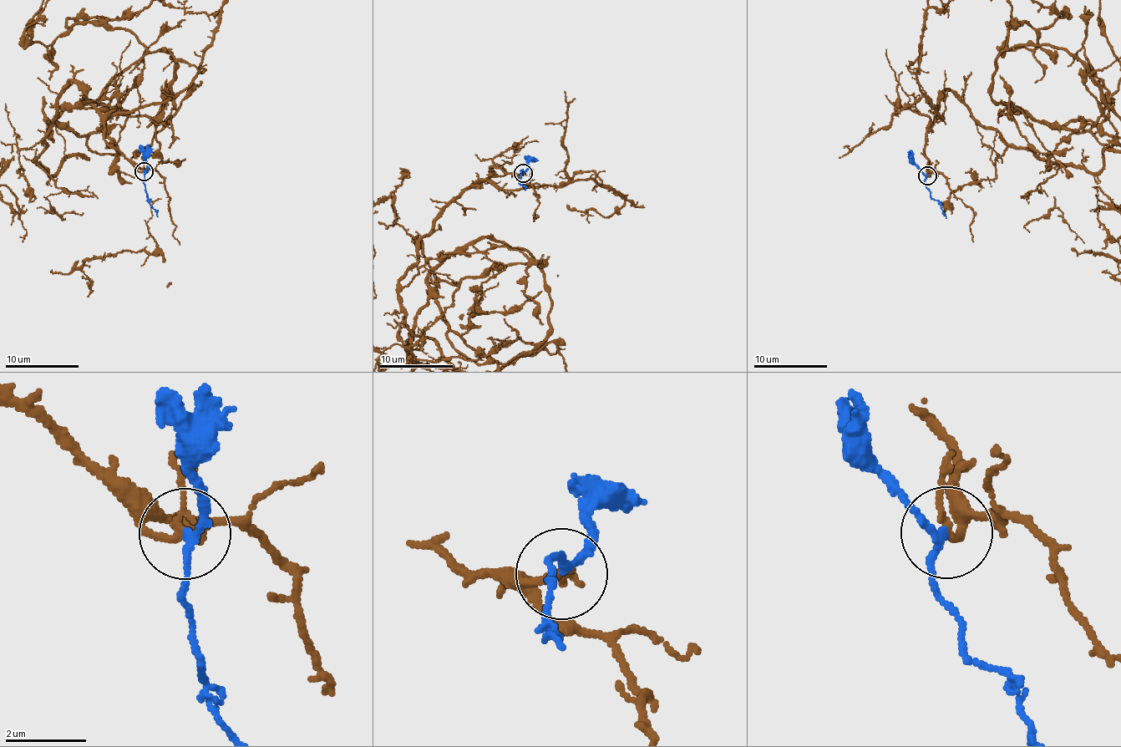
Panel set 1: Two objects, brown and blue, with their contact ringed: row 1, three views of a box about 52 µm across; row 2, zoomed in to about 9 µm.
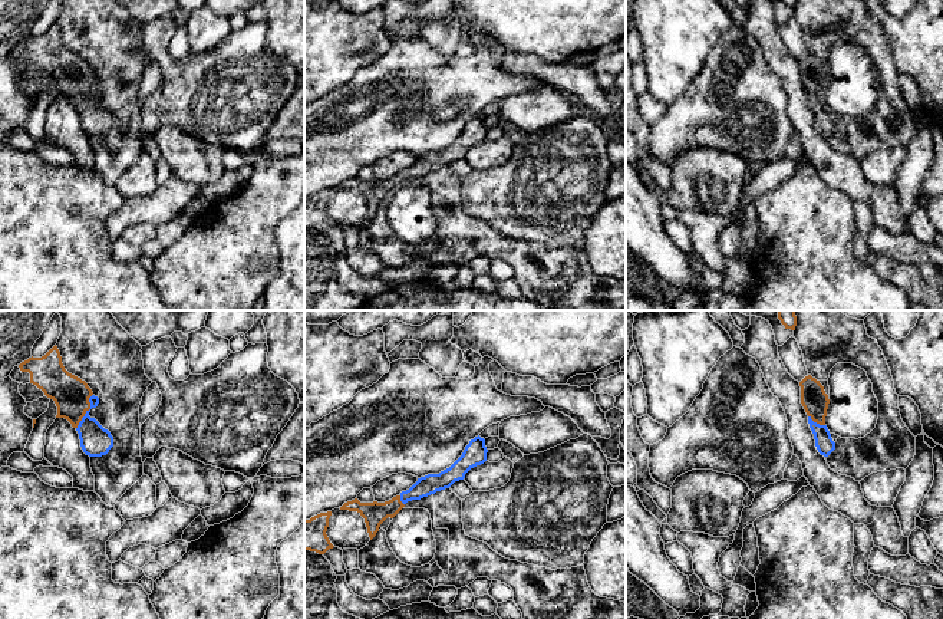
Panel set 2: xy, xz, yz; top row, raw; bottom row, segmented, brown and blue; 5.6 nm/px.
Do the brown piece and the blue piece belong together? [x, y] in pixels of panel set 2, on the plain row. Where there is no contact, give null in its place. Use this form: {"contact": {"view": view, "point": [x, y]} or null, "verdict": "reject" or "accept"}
{"contact": {"view": "xy", "point": [88, 88]}, "verdict": "accept"}

